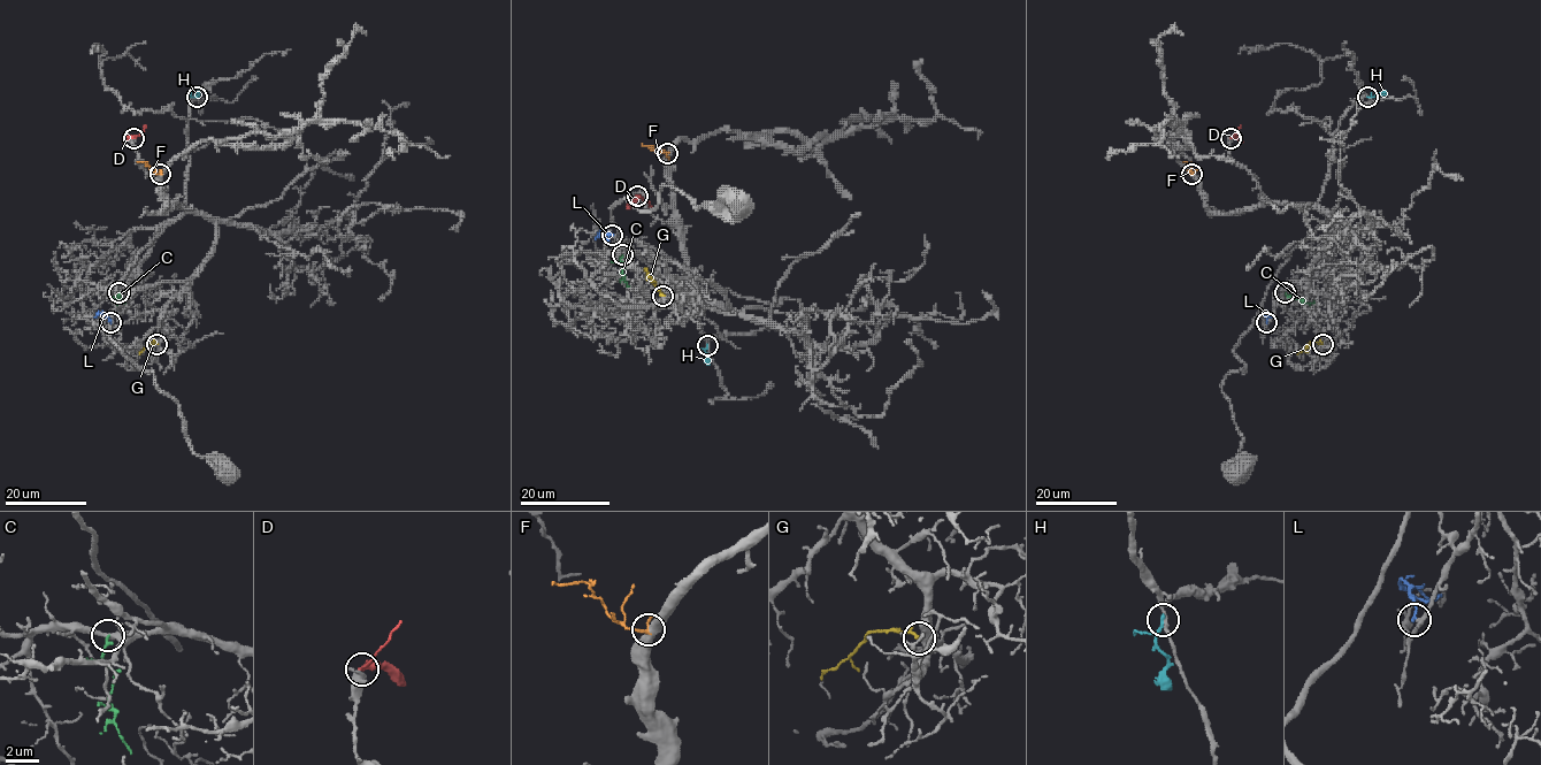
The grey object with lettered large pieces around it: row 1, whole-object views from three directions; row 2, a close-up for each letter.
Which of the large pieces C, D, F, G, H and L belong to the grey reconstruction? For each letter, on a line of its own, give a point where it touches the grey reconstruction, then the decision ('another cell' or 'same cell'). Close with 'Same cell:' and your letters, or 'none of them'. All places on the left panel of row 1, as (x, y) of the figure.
C: contact (119, 292); another cell
D: contact (133, 138); another cell
F: contact (160, 174); another cell
G: contact (156, 344); same cell
H: contact (197, 97); another cell
L: contact (110, 322); another cell
Same cell: G

